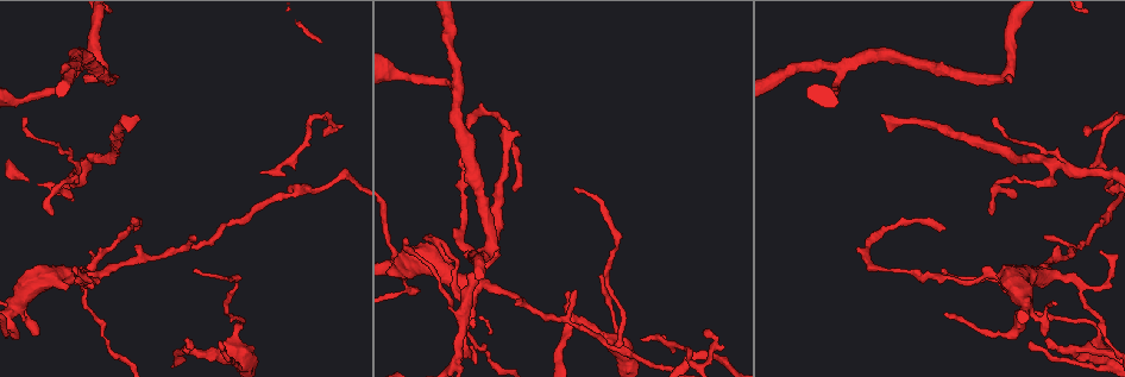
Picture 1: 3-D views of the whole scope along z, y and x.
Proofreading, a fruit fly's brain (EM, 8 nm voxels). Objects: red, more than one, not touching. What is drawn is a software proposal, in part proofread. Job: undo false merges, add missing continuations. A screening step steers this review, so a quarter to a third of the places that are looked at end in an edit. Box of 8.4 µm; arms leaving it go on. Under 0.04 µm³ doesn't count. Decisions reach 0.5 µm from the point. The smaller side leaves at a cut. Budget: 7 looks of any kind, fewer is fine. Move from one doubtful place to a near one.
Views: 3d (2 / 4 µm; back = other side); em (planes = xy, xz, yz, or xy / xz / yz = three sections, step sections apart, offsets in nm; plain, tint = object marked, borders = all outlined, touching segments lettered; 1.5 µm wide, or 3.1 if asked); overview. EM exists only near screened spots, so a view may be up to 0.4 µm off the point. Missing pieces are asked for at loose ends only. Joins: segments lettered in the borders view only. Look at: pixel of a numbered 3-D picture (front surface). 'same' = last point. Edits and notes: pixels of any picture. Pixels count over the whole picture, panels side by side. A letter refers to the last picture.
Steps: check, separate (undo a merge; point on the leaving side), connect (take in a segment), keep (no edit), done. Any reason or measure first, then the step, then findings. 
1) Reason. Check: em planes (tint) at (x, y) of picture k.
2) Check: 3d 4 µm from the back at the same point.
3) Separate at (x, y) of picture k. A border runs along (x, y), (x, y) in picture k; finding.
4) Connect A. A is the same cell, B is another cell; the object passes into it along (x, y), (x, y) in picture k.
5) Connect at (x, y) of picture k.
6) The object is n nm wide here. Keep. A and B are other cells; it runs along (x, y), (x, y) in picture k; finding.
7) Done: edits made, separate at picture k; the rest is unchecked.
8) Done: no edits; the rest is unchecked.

Branch stops here. Check: em planes (borders) at (1049, 338) of picture 1.

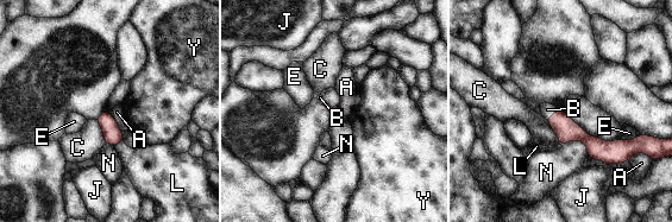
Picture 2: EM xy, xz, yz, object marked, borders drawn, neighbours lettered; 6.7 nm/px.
The longest contact is with N, 200 nm. Connect B. B is the same cell, A, C, E, J, L, N and Y are other cells; it goes on there.

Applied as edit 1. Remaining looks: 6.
Redraw. Check: overview.

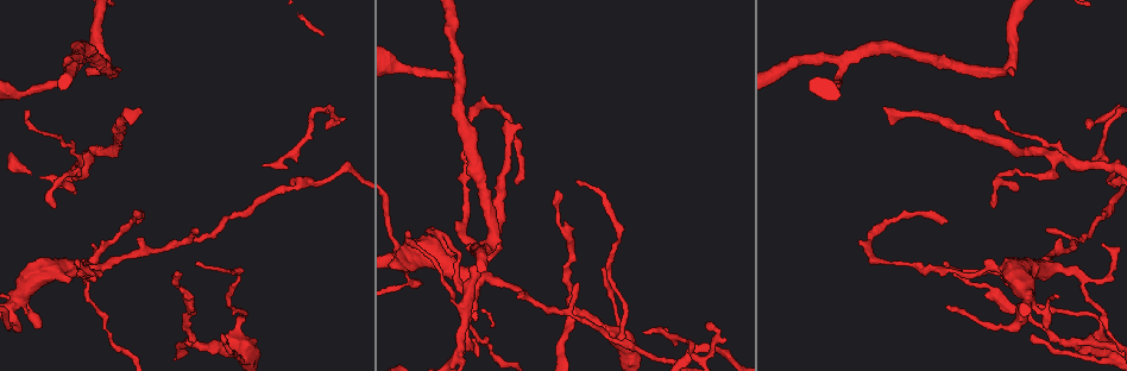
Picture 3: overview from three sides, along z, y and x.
Sharp bend. Check: em planes (tint) at (80, 66) of picture 3.

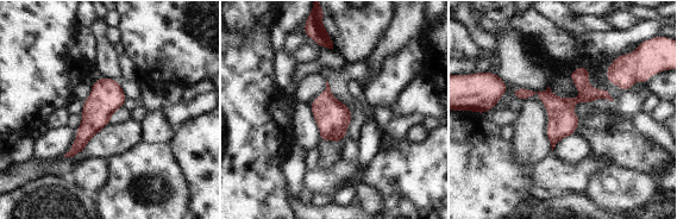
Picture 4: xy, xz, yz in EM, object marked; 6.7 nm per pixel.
What lies round it. Check: em planes (borders) at the same point.

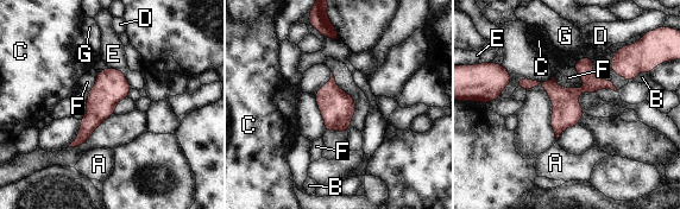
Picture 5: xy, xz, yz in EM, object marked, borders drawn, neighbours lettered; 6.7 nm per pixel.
The object is 190 nm wide here. Keep. A, B, C, D, E, F and G are other cells; a border runs along (553, 76), (564, 87), (585, 84) in picture 5; all the same neuron.

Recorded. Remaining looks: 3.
Abrupt turn. Check: 3d 2 µm at (1002, 72) of picture 3.

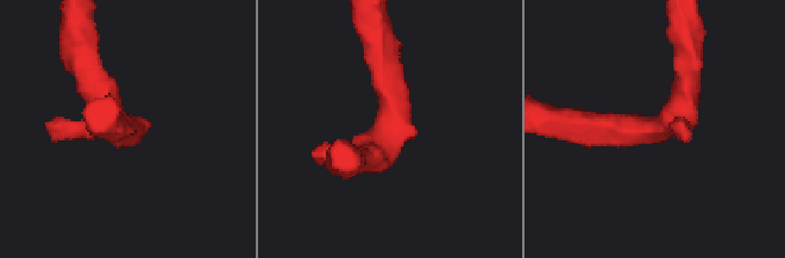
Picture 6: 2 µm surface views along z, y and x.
The arms are 220, 260 nm wide. Check: em xz step 8 (borders) at (388, 131) of picture 6.

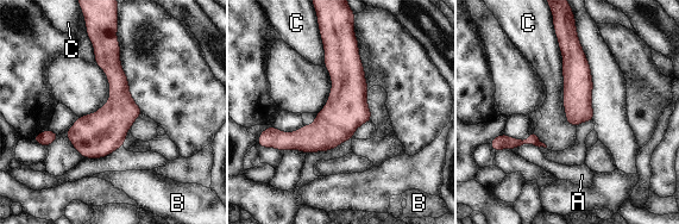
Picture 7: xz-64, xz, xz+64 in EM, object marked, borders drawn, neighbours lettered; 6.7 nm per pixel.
Another direction. Check: em planes (borders) at the same point.

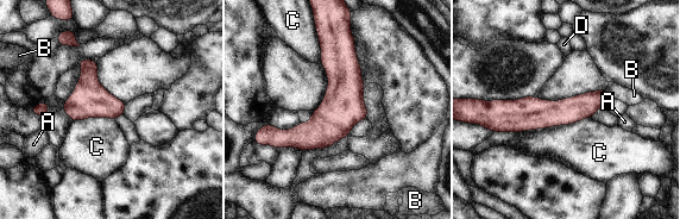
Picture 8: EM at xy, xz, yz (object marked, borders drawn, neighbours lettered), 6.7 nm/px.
The object is 190 nm wide here. Keep. A, B, C and D are other cells; a border runs along (591, 117), (568, 124), (516, 132) in picture 8; one neuron here.

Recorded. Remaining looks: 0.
Done: edits made, connect at picture 2; the rest is unchecked.

